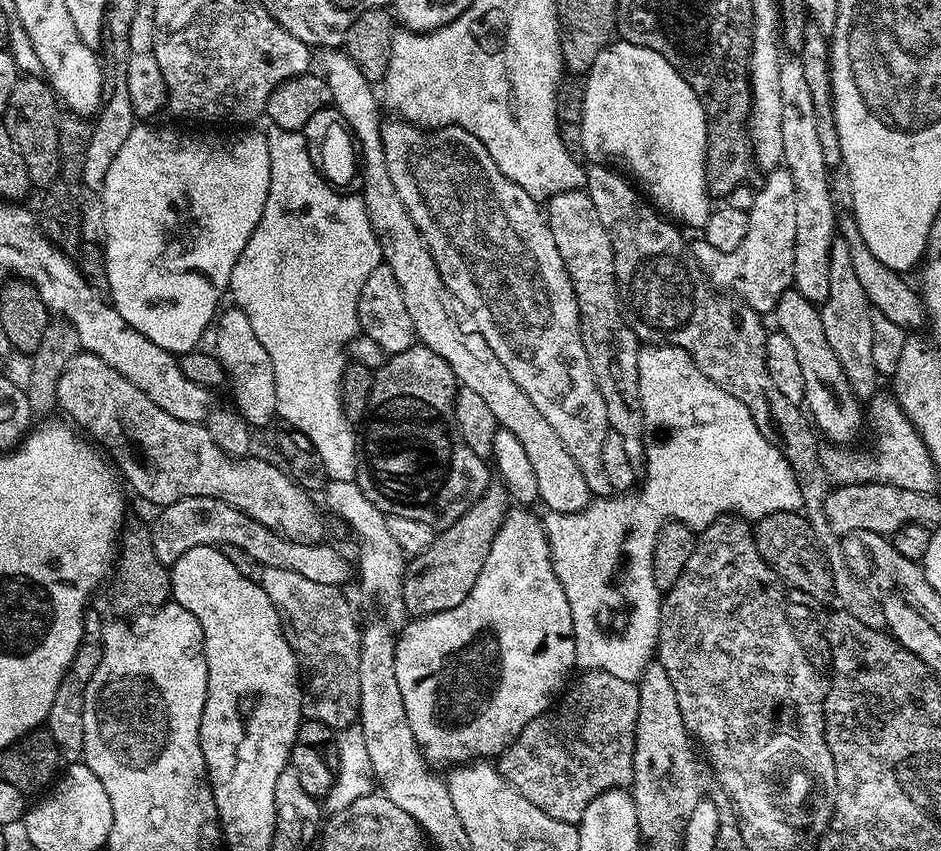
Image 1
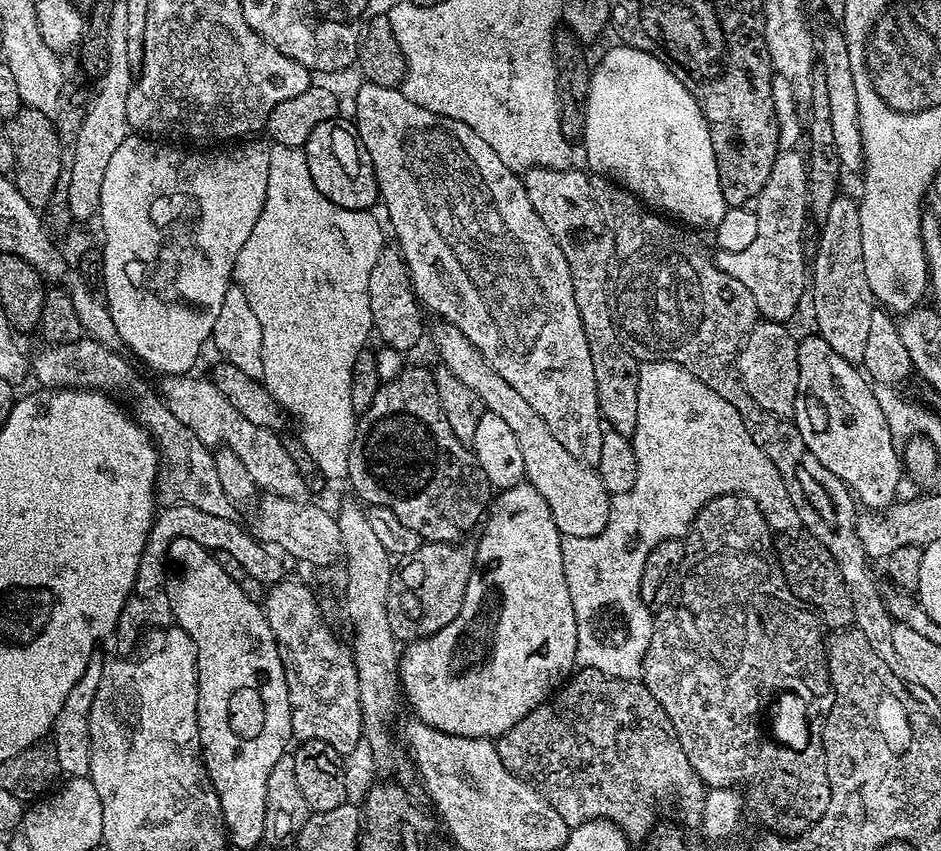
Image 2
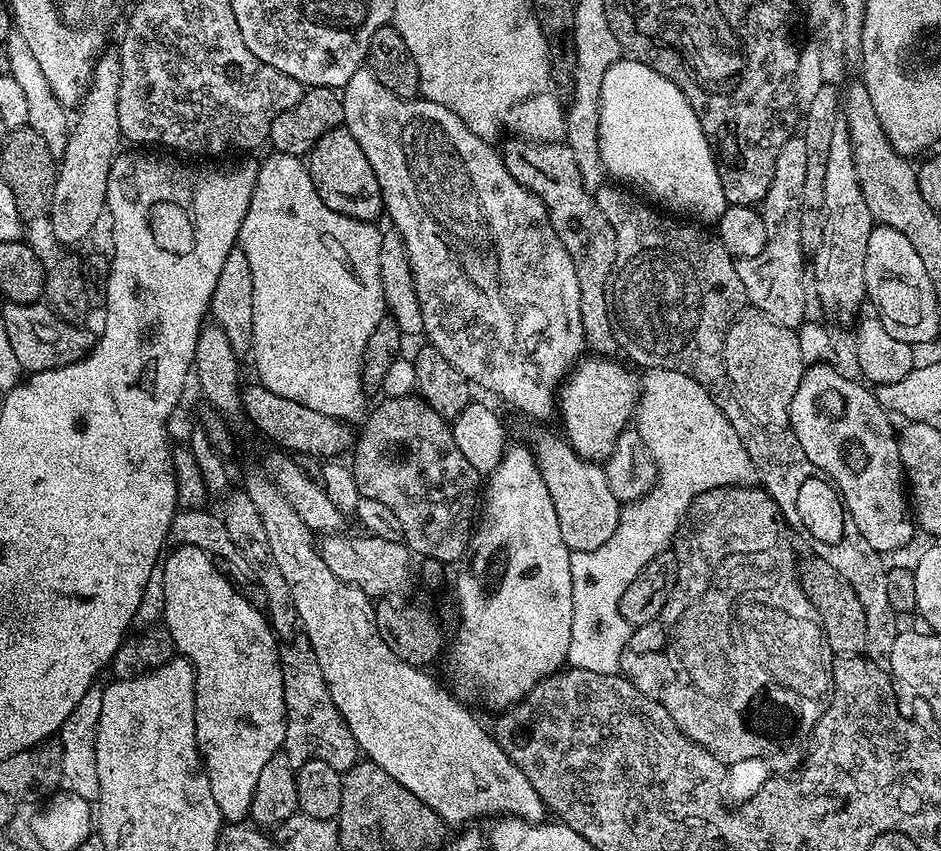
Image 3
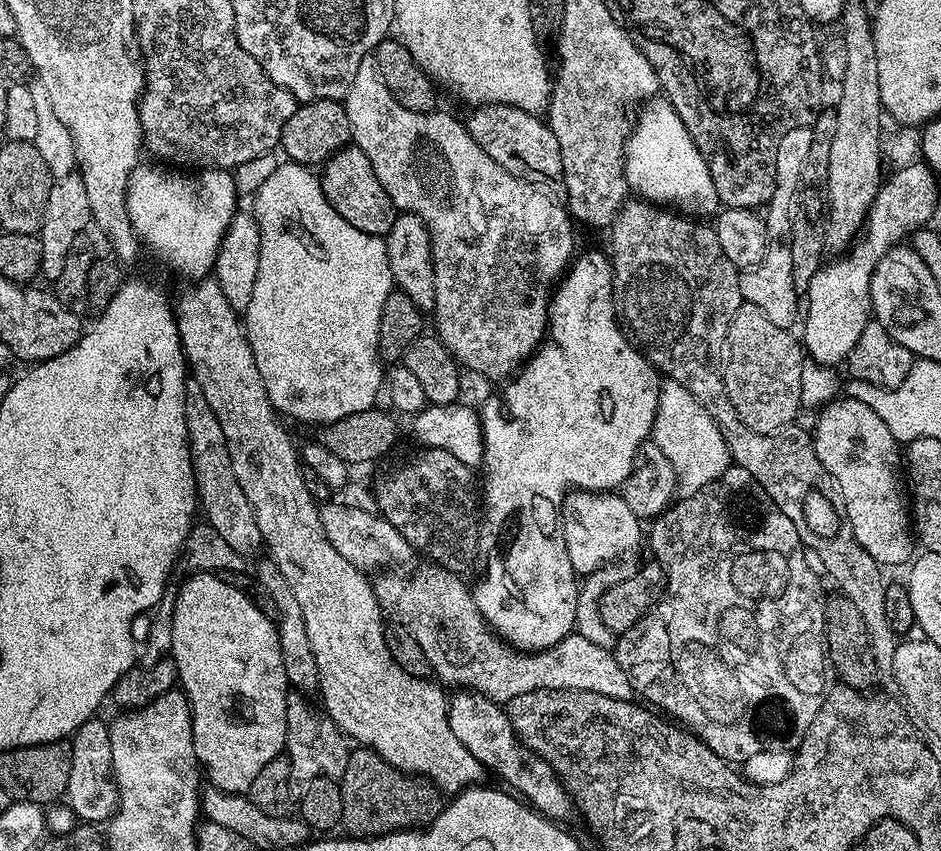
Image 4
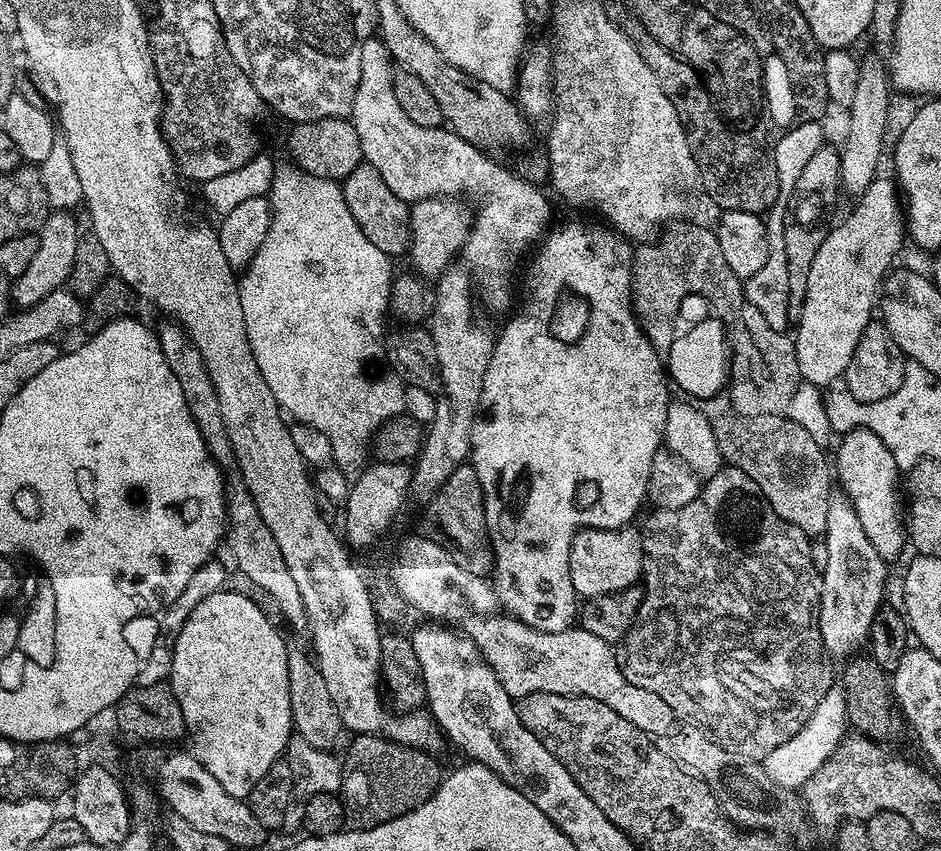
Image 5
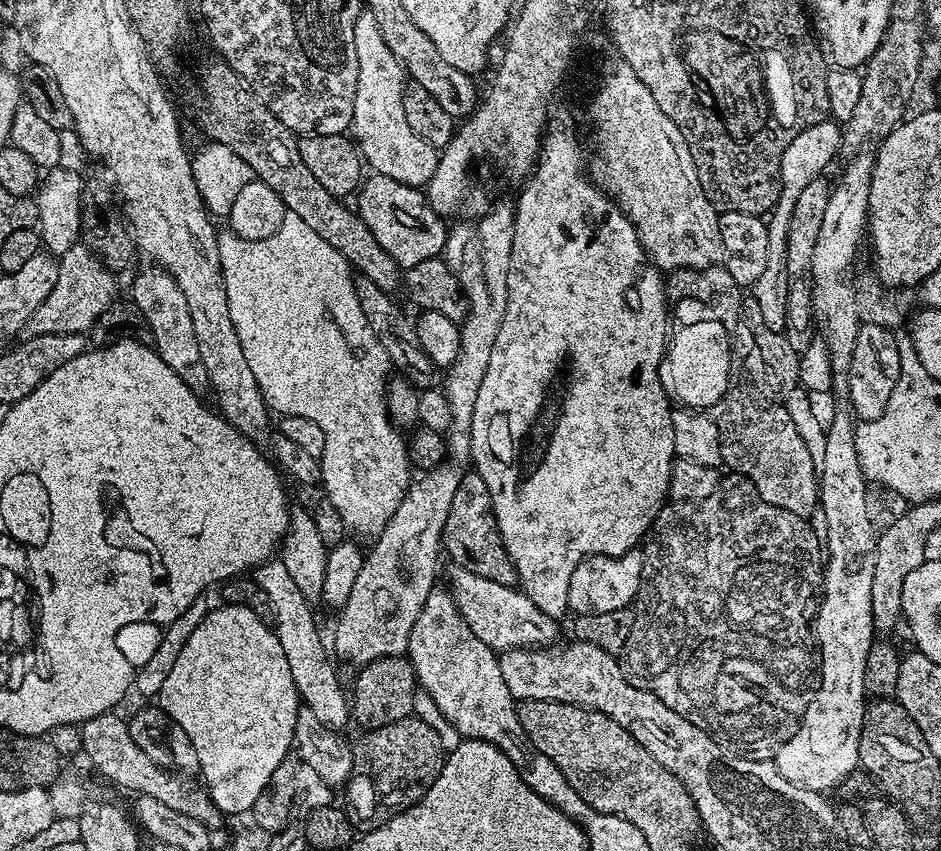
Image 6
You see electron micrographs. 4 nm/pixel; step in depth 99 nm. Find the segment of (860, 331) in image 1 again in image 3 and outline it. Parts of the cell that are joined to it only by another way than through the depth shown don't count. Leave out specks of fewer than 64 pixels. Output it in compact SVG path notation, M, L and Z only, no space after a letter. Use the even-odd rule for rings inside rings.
M843 123L834 126L834 138L830 138L830 155L826 157L826 202L822 246L810 260L810 280L816 283L814 296L840 324L851 325L857 319L856 311L866 300L866 242L874 227L872 211L862 198L862 186L858 182L858 170L854 170L854 150L850 146L850 134Z

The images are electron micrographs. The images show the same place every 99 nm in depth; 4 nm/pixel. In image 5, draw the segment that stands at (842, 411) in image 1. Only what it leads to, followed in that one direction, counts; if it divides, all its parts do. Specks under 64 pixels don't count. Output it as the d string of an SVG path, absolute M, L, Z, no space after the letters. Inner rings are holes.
M856 428L846 432L843 435L842 443L834 456L834 470L837 481L840 482L841 491L854 506L855 513L858 514L858 520L862 524L862 530L865 531L867 538L873 543L880 557L886 562L892 562L892 559L898 557L905 544L908 542L907 529L904 521L904 504L900 500L900 484L902 488L902 478L900 469L894 460L890 450L886 450L885 444L880 438L868 428Z

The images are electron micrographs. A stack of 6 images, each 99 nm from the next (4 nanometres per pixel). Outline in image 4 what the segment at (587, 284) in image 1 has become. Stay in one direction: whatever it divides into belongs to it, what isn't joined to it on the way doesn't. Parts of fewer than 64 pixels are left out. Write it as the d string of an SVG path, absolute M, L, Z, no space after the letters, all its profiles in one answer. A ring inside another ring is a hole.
M481 104L469 112L472 113L466 116L466 127L470 138L474 138L502 170L510 170L514 178L541 186L563 181L558 138L554 138L552 128L537 113L518 110L518 106L509 104Z

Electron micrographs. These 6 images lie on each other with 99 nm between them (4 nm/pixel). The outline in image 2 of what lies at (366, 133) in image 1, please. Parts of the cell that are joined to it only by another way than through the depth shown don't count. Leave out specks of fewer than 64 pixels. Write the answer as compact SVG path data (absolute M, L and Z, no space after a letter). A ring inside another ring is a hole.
M440 322L437 325L436 348L440 351L439 363L443 367L449 368L454 374L454 378L466 382L466 386L470 386L470 390L474 390L474 394L478 394L485 409L498 414L498 418L503 418L506 426L510 426L510 430L514 430L514 438L518 438L518 447L522 450L522 462L527 483L532 484L534 490L538 490L538 494L542 494L542 498L546 498L546 506L550 506L550 514L558 526L561 537L590 538L602 534L608 521L612 502L610 493L606 490L606 486L602 486L602 478L596 472L595 467L583 464L578 458L574 458L574 454L570 454L570 450L566 450L566 446L562 446L562 442L558 442L558 438L554 438L554 434L550 434L550 426L546 426L546 422L542 422L538 410L534 410L534 406L530 406L530 402L526 402L526 398L522 398L522 394L518 394L518 390L514 390L514 386L510 386L510 382L506 382L506 378L502 378L502 374L498 374L485 362L477 348L454 325L447 322Z

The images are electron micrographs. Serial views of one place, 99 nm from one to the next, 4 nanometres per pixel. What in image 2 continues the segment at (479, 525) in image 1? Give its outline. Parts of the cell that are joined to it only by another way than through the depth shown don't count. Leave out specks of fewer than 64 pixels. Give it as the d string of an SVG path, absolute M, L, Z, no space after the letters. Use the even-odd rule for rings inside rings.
M424 542L395 569L386 598L386 619L397 641L421 640L448 626L462 610L466 582L476 565L476 550L468 542Z

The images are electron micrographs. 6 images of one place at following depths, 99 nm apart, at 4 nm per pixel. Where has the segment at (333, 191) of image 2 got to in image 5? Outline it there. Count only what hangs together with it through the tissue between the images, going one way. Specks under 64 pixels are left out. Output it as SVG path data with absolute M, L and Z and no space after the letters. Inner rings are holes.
M366 162L360 163L342 181L342 187L346 206L350 214L354 214L354 222L358 222L362 234L366 234L366 238L370 238L370 242L374 242L378 250L390 257L399 258L403 252L405 255L409 251L412 238L409 201L398 198L398 194L394 194L394 190L390 190L390 186L382 182L382 174L378 174L378 170L374 170L374 166Z

